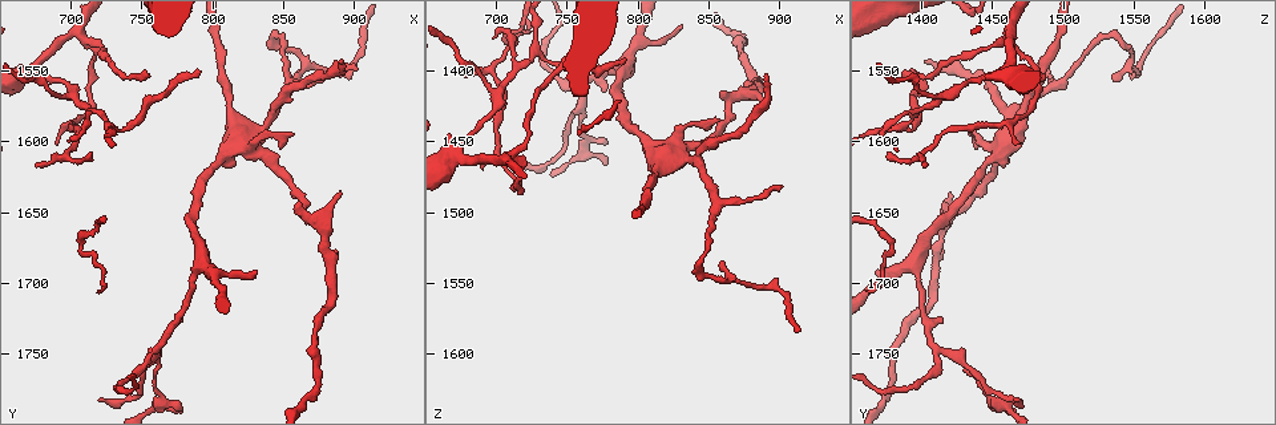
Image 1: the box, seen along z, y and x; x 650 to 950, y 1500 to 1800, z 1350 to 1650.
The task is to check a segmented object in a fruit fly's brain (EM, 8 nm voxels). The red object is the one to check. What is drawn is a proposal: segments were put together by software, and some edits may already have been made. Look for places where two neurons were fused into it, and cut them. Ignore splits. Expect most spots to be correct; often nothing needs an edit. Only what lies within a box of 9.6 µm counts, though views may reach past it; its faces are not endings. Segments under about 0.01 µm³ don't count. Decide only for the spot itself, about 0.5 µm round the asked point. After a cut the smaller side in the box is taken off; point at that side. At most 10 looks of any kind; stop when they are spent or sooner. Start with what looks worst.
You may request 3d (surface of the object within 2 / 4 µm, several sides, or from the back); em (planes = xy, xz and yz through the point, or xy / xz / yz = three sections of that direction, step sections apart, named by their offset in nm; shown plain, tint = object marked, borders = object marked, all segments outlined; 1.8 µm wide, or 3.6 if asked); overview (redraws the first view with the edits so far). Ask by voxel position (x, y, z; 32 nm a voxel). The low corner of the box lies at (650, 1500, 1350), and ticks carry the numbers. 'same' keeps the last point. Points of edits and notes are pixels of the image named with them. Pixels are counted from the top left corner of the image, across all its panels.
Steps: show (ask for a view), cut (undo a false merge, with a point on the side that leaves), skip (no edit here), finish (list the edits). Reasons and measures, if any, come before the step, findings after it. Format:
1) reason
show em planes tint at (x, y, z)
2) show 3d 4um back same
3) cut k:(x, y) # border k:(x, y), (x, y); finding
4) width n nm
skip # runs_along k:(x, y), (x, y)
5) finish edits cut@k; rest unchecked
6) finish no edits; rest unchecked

arms run side by side
show em planes tint at (760, 1768, 1438)

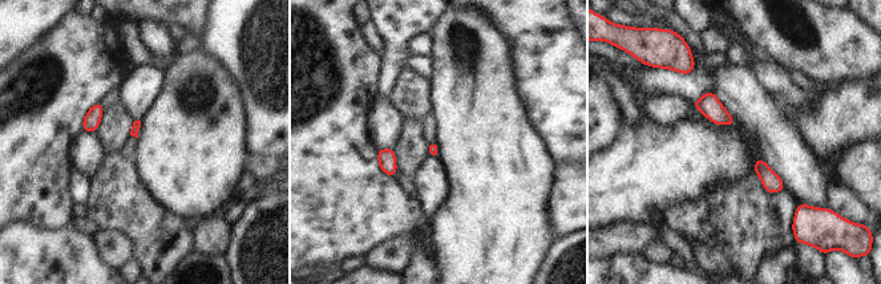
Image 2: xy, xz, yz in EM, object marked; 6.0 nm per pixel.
width 50 nm
skip # one neuron here

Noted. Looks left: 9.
looks like a crossing
show 3d 2um at (710, 1528, 1460)

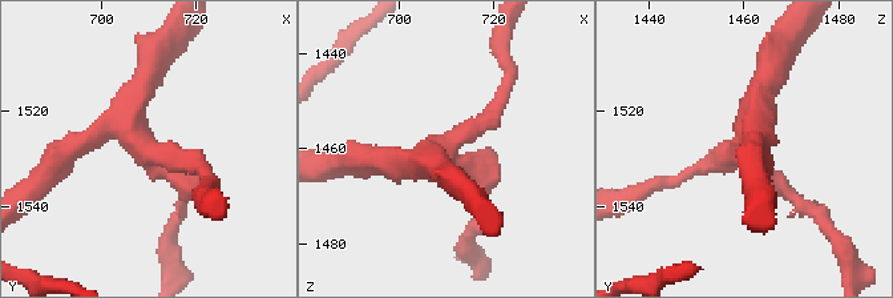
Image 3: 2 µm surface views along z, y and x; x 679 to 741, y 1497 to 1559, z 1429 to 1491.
arms 4
show em yz step 16 tint at (711, 1529, 1460)

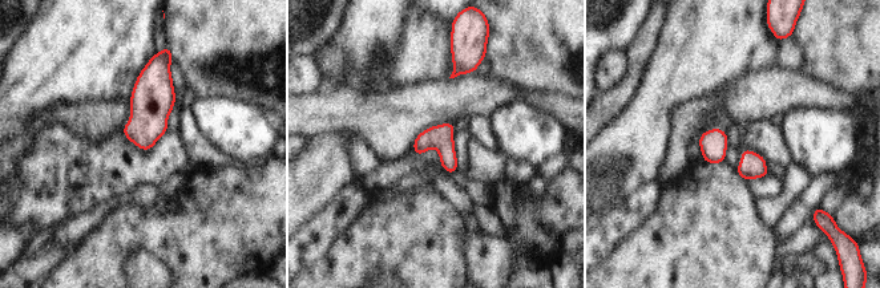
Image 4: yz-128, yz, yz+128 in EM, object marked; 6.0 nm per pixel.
width 110 nm
skip # one neuron here

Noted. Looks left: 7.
sharp bend
show em planes plain at (696, 1610, 1400)

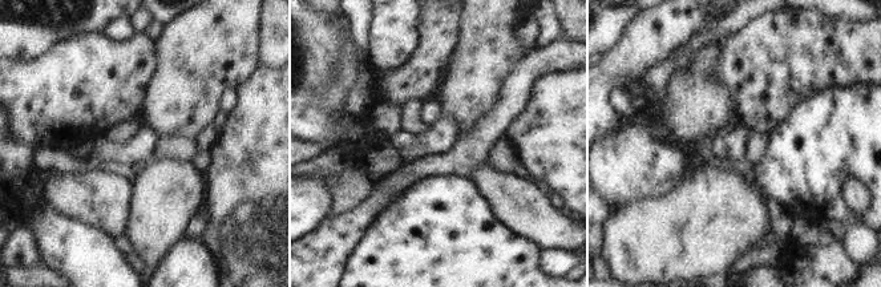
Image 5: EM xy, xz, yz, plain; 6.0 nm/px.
where the object lies
show em planes tint same

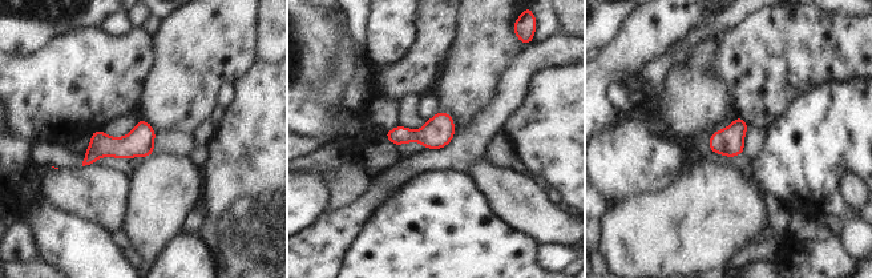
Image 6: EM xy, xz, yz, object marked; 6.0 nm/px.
skip # one neuron here

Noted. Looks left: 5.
abrupt turn
show em xy step 4 tint at (844, 1524, 1538)

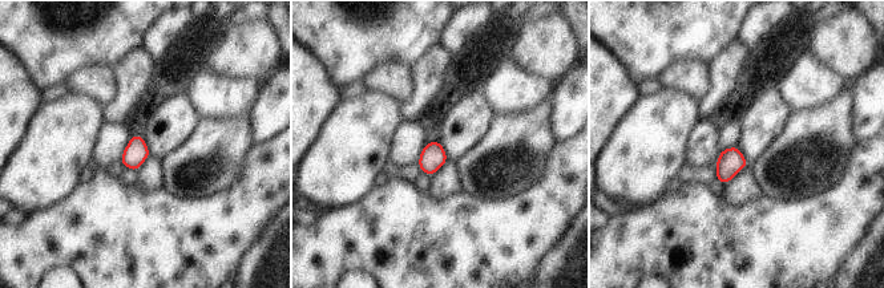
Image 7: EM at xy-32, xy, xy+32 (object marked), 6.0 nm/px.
skip # one neuron here

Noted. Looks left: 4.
finish no edits; rest unchecked

